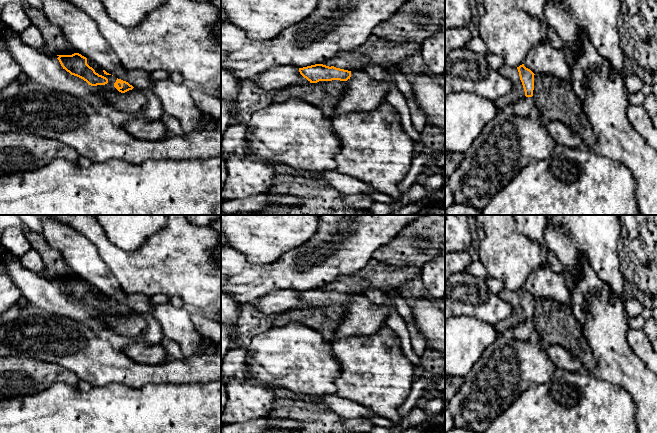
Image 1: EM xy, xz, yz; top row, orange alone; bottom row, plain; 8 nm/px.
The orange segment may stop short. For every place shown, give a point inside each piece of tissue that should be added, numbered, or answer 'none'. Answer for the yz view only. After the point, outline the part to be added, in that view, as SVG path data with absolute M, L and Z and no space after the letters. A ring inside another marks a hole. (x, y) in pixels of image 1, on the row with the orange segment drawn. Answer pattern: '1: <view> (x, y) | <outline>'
1: yz (517, 93) | M504 65L500 68L499 73L512 81L513 88L508 94L494 102L497 109L513 106L517 101L525 97L525 91L517 68Z

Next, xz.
1: xz (375, 51) | M372 34L365 43L353 51L339 52L323 65L355 71L363 70L366 65L378 65L384 69L398 66L411 56L421 55L422 44L393 42Z

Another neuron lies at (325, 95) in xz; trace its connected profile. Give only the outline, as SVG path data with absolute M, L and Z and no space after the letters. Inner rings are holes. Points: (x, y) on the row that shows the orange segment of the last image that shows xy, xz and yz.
M319 81L277 89L272 100L273 103L281 103L290 99L304 100L332 118L335 116L335 108L345 90L346 83L343 81Z

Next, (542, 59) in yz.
M547 40L533 47L523 64L534 74L552 75L562 80L570 78L571 70L564 53L553 48Z

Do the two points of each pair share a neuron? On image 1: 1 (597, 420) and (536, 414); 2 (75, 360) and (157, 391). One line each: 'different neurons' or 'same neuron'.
1: same neuron
2: different neurons

